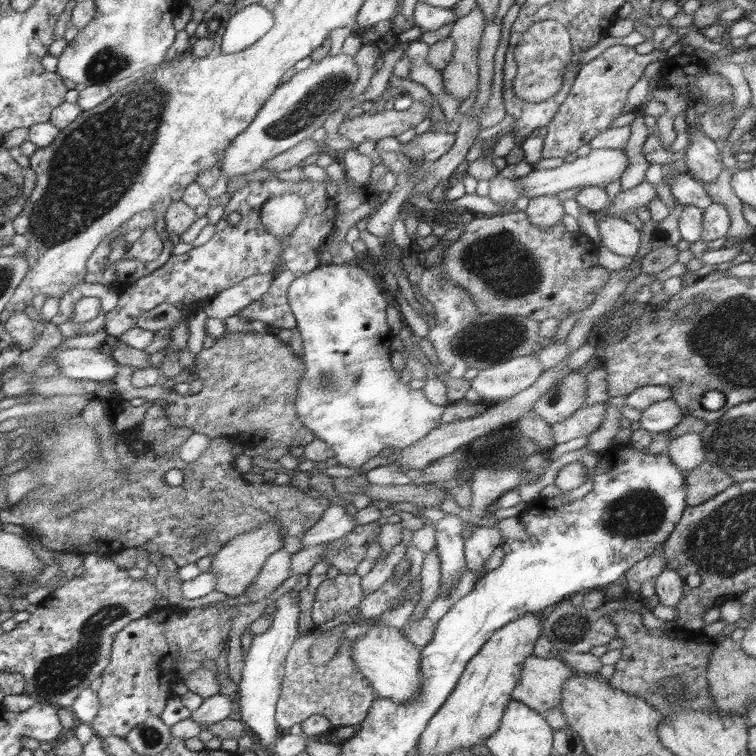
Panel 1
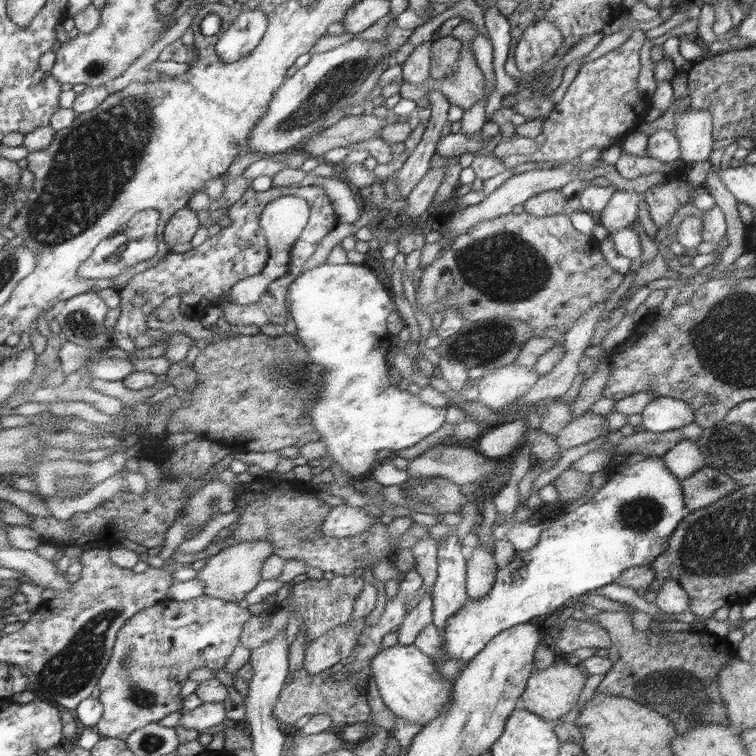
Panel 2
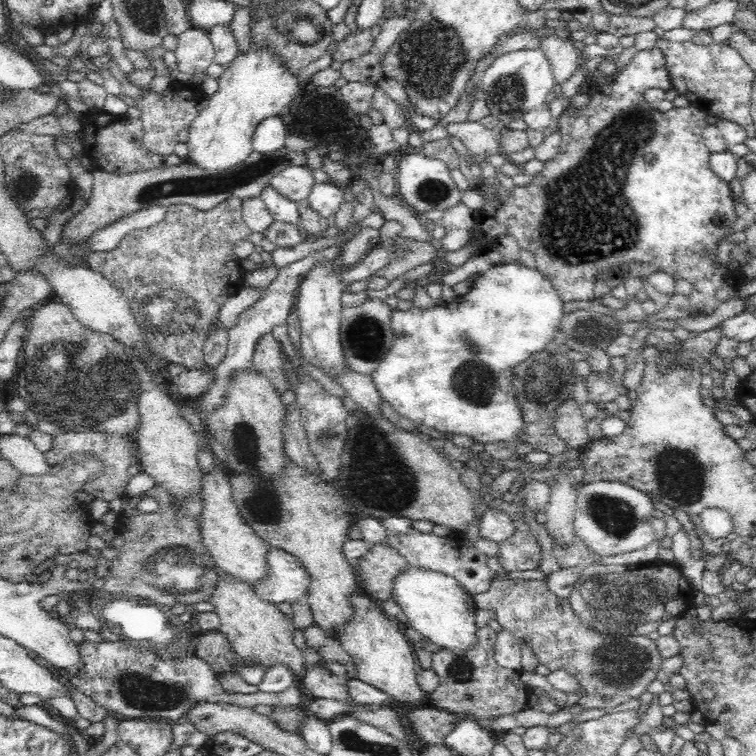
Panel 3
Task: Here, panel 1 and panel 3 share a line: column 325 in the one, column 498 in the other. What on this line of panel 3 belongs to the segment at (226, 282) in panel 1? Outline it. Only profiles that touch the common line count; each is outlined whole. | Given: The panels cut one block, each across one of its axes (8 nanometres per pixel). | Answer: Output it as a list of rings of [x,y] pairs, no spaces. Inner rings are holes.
[[[657,46],[651,50],[638,51],[620,72],[616,72],[616,76],[610,85],[599,87],[597,84],[588,82],[588,104],[584,104],[584,106],[580,106],[578,109],[570,108],[570,110],[566,110],[566,112],[561,114],[558,126],[562,133],[562,142],[559,146],[558,154],[552,160],[544,162],[544,170],[528,186],[523,188],[516,187],[512,192],[505,190],[500,184],[493,191],[488,191],[485,184],[479,186],[480,190],[486,194],[486,199],[482,210],[480,210],[484,214],[484,220],[480,222],[482,226],[474,228],[474,244],[476,244],[476,248],[484,250],[490,244],[496,244],[502,236],[514,236],[518,240],[519,248],[524,248],[524,250],[534,254],[534,258],[538,262],[537,270],[554,285],[554,288],[564,302],[594,299],[594,282],[598,280],[598,274],[602,274],[602,272],[610,272],[612,268],[618,268],[618,266],[628,264],[628,262],[652,264],[652,266],[664,268],[661,272],[670,274],[673,278],[684,279],[691,283],[693,288],[688,298],[692,300],[692,315],[710,316],[726,300],[738,298],[738,284],[732,278],[741,278],[741,276],[738,276],[738,272],[730,274],[728,264],[722,264],[722,266],[716,264],[718,246],[734,232],[732,224],[738,218],[736,218],[736,208],[734,208],[734,202],[732,202],[732,198],[735,195],[731,192],[728,183],[720,180],[710,167],[711,153],[704,143],[704,138],[702,138],[703,131],[707,127],[707,114],[704,114],[703,110],[692,104],[688,107],[673,107],[667,112],[661,112],[656,109],[655,104],[650,104],[644,100],[643,94],[648,88],[662,88],[665,90],[671,88],[669,74],[665,69],[665,56]],[[646,153],[652,153],[656,157],[654,162],[648,163],[644,160],[643,156]],[[717,215],[725,215],[725,223],[722,226],[716,226],[716,223],[713,221],[713,218]]]

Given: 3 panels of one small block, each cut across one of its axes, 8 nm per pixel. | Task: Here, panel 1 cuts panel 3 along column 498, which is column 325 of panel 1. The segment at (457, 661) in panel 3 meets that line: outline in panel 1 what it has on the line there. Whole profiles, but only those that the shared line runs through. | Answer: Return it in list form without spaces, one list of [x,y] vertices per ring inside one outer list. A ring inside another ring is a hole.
[[[355,621],[355,623],[346,625],[342,631],[341,641],[341,645],[345,648],[339,649],[326,665],[310,663],[310,648],[314,646],[316,636],[318,636],[316,629],[308,636],[297,634],[290,651],[286,653],[286,661],[284,661],[284,677],[280,684],[280,697],[275,713],[275,719],[280,729],[290,728],[313,714],[326,716],[334,727],[358,726],[365,719],[375,699],[372,695],[374,691],[370,682],[356,668],[356,662],[352,660],[351,647],[358,638],[370,632],[372,624],[378,623],[370,624],[370,621],[364,621],[362,624],[358,624]]]

